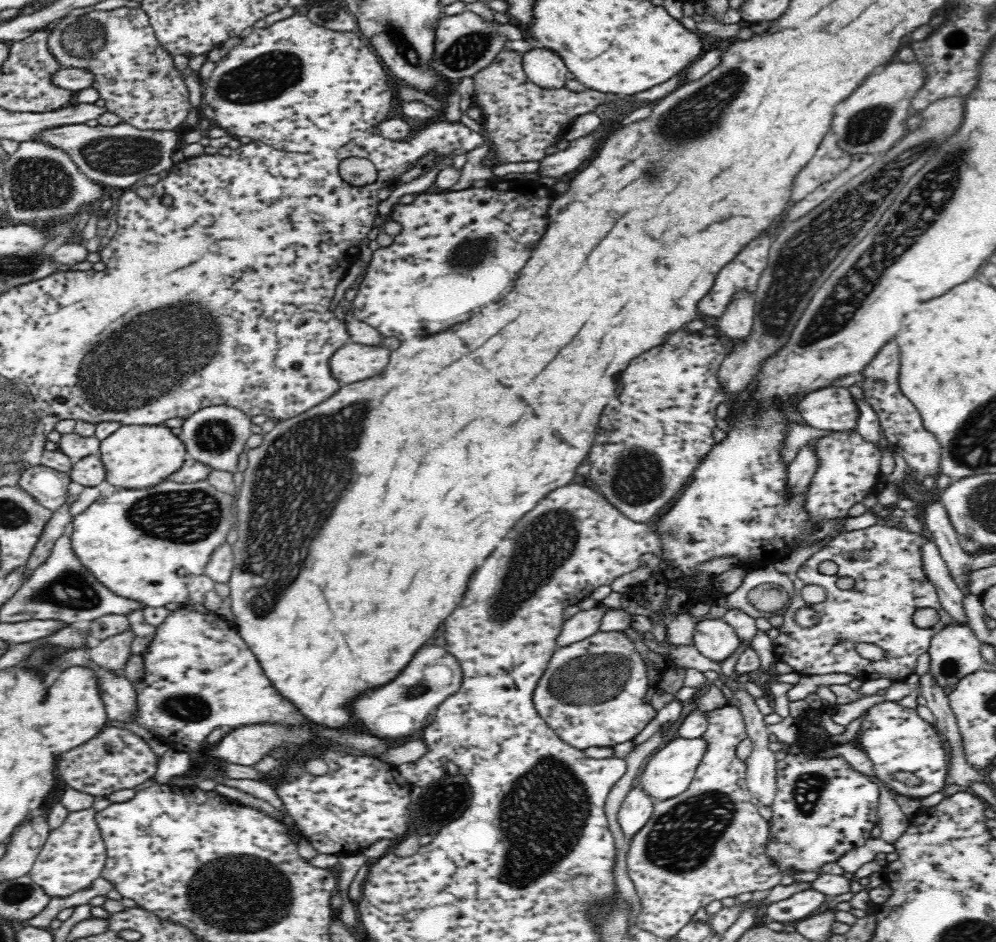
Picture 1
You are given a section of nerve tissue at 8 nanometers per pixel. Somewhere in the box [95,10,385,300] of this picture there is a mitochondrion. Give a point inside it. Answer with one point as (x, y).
(267, 76)

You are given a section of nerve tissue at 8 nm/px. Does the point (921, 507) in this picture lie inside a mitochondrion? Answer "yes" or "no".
no

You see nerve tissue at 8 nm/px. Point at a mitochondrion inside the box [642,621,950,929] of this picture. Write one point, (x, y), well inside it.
(808, 788)

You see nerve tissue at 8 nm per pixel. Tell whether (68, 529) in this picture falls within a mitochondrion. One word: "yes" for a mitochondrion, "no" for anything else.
no

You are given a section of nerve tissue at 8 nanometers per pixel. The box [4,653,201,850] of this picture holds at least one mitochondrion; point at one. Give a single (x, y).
(110, 747)

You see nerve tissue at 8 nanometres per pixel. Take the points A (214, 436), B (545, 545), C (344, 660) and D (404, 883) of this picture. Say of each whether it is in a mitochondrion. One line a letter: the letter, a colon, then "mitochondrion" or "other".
A: mitochondrion
B: mitochondrion
C: other
D: other

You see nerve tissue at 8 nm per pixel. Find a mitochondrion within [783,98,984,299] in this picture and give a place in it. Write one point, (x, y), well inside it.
(870, 123)

